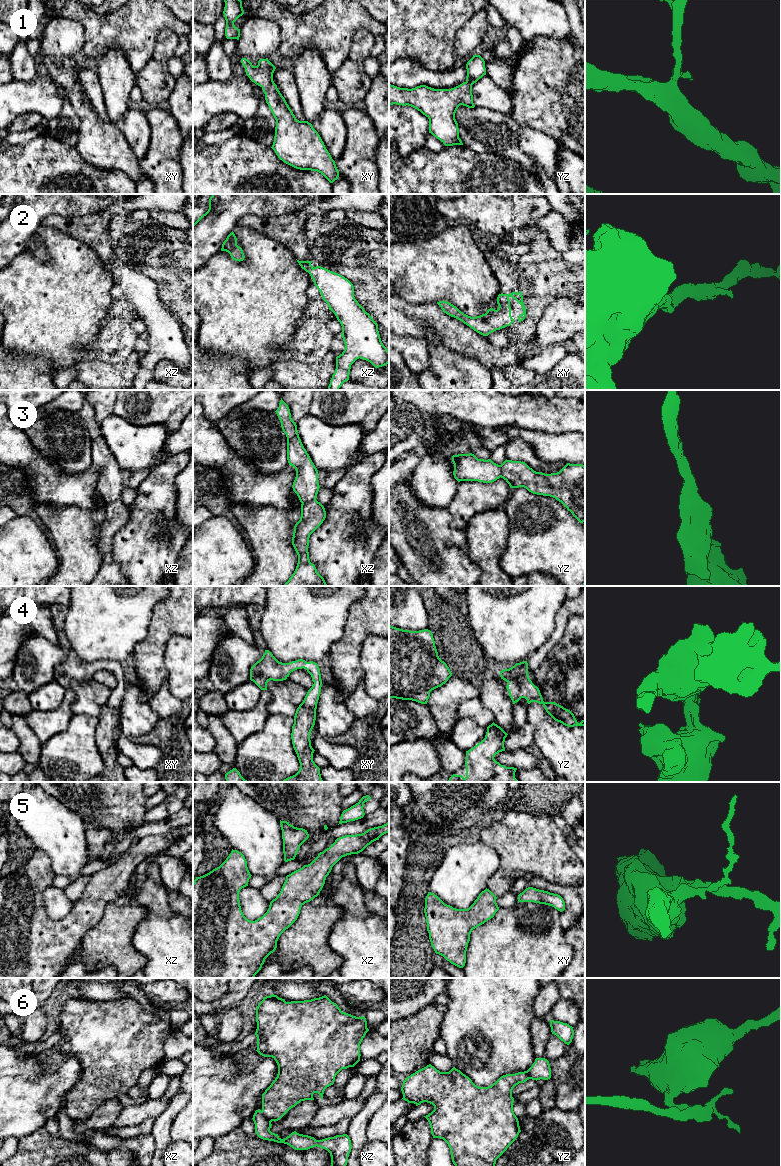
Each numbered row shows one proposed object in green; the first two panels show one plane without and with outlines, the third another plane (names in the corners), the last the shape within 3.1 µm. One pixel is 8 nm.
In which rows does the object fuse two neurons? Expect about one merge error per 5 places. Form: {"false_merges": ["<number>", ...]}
{"false_merges": ["6"]}

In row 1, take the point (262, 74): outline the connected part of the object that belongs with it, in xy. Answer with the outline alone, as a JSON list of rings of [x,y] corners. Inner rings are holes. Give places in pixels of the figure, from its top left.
[[[242,58],[241,63],[250,80],[262,88],[266,103],[276,120],[271,148],[278,158],[296,169],[317,171],[330,183],[337,180],[339,171],[320,135],[311,123],[296,119],[274,83],[276,67],[268,58],[260,59],[257,66],[253,66],[246,58]]]

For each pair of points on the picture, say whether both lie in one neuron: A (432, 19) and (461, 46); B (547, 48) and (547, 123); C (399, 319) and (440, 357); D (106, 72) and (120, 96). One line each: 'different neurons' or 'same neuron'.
A: different neurons
B: same neuron
C: different neurons
D: same neuron

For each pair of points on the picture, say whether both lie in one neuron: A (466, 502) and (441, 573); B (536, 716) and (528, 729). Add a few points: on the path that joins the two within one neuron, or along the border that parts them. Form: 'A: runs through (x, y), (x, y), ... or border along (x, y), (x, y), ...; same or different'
A: border along (447, 509), (449, 523), (464, 530); different
B: border along (527, 721), (533, 725), (533, 742); different

